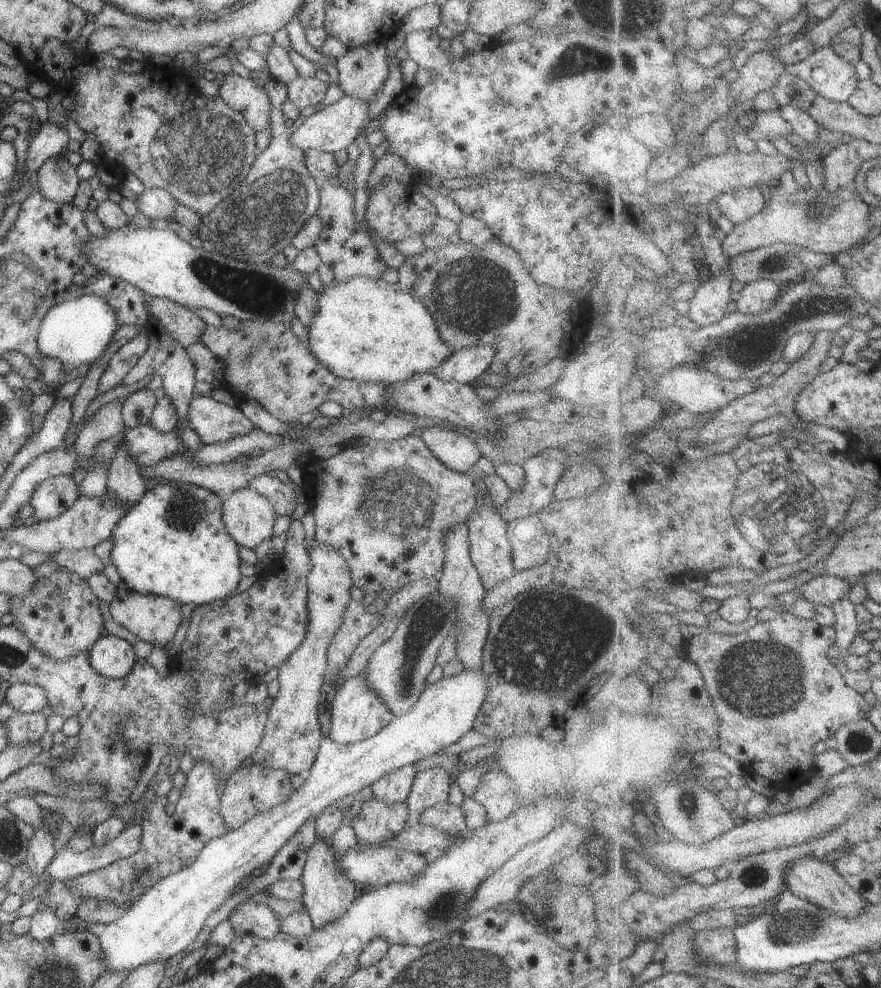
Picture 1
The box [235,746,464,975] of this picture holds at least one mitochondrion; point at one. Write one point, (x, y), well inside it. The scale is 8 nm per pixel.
(442, 907)

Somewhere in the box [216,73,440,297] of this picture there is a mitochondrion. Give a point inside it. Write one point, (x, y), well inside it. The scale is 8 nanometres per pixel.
(259, 219)

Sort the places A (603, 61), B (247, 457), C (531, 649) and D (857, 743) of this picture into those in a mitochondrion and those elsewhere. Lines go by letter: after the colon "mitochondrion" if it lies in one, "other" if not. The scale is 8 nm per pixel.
A: mitochondrion
B: other
C: mitochondrion
D: mitochondrion

